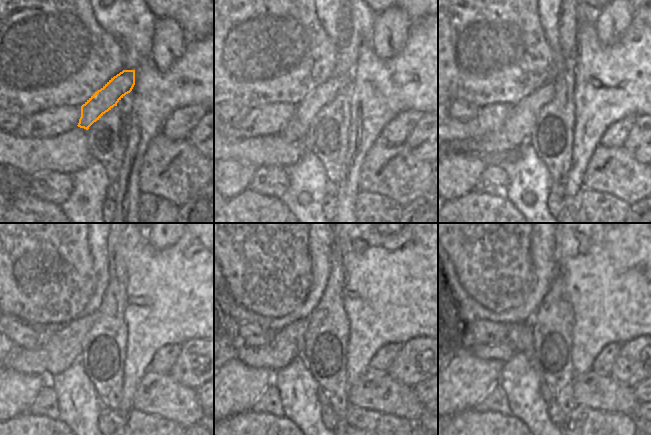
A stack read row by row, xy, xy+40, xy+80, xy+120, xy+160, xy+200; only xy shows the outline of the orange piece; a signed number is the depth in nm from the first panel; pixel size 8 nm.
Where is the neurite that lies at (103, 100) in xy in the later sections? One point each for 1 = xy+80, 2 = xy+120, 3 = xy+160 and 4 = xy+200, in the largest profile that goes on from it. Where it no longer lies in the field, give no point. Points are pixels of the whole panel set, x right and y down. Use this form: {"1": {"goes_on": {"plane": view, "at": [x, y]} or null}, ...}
{"1": {"goes_on": {"plane": "xy+80", "at": [517, 128]}}, "2": {"goes_on": {"plane": "xy+120", "at": [65, 346]}}, "3": {"goes_on": {"plane": "xy+160", "at": [286, 344]}}, "4": {"goes_on": {"plane": "xy+200", "at": [501, 351]}}}

